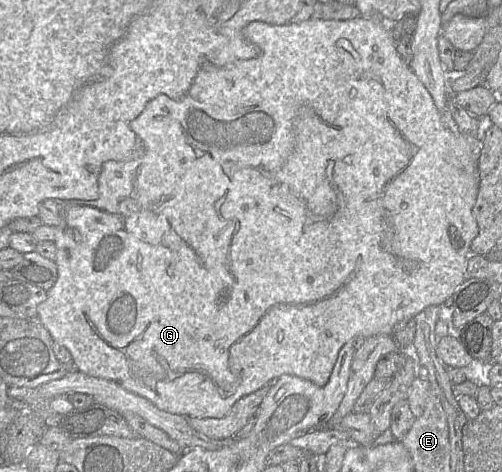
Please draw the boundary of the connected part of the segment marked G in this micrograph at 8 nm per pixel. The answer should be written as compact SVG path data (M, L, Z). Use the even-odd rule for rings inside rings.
M359 16L351 20L309 19L298 24L287 23L272 25L263 21L252 21L243 29L247 40L257 45L260 54L252 59L238 60L225 67L204 64L197 72L187 94L179 100L159 95L149 101L140 115L131 121L131 130L138 135L144 145L144 153L129 161L107 161L98 169L98 197L92 201L60 202L61 222L57 227L57 248L55 264L57 279L47 291L47 298L37 307L37 317L50 333L54 342L66 347L74 361L74 369L86 375L111 380L129 392L135 393L152 402L158 409L168 413L195 418L222 418L242 397L249 395L267 384L272 384L284 374L306 379L317 386L327 384L342 346L351 340L391 334L399 322L414 318L426 307L443 305L465 279L467 260L471 252L471 243L478 235L478 224L472 209L476 203L480 175L478 161L482 141L475 136L451 131L442 122L434 100L424 84L415 75L410 65L405 63L396 51L396 45L388 24L379 17Z

